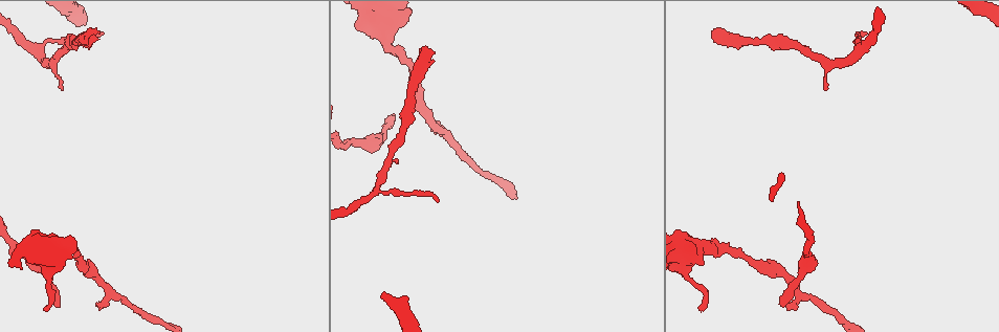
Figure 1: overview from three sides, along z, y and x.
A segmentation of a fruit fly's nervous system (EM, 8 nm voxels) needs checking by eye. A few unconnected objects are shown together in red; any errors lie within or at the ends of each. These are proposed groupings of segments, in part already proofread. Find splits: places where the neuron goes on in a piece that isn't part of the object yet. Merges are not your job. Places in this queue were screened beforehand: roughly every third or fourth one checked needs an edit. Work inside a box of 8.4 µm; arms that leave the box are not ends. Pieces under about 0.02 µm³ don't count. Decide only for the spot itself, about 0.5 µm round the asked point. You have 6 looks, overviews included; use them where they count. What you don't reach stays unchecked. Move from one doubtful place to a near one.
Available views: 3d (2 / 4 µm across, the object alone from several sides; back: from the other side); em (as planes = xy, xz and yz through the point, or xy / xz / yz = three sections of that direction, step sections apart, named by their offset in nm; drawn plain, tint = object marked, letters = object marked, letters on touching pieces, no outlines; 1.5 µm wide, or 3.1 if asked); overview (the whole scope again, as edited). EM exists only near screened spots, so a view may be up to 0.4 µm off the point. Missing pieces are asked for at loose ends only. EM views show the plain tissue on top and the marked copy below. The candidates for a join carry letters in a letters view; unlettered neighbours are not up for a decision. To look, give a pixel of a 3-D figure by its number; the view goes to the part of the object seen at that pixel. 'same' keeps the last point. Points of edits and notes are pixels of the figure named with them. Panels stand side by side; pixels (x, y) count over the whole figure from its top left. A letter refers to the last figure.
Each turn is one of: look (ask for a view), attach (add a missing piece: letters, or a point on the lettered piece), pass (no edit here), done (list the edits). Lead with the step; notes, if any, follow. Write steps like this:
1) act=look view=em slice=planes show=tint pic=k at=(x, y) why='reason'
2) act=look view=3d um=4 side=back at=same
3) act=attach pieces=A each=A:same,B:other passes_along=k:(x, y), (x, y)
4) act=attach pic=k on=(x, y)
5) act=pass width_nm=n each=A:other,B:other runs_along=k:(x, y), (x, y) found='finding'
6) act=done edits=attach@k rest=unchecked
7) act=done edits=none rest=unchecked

act=look view=3d um=4 side=back pic=1 at=(434, 52) why='branch stops here'

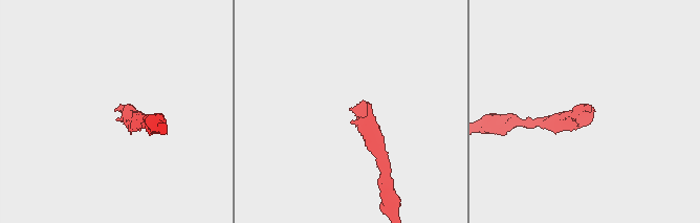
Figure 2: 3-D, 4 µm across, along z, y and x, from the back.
act=look view=em slice=planes show=letters pic=2 at=(351, 109) why='shape alone is not enough'

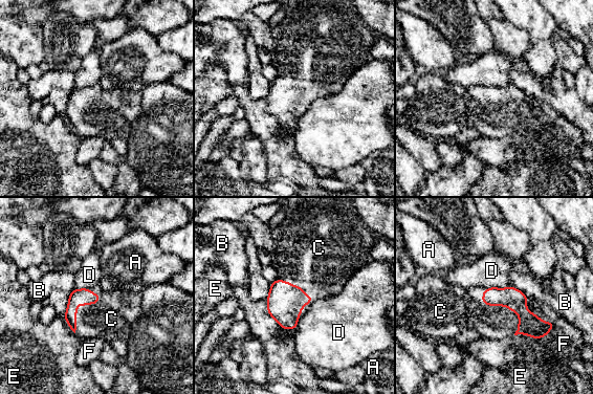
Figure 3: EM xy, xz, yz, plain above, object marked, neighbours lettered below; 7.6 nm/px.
act=attach pieces=C longest_contact=C:360nm each=A:other,B:other,C:same,D:other,E:other,F:other found='it goes on there'

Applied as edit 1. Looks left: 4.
act=look view=overview

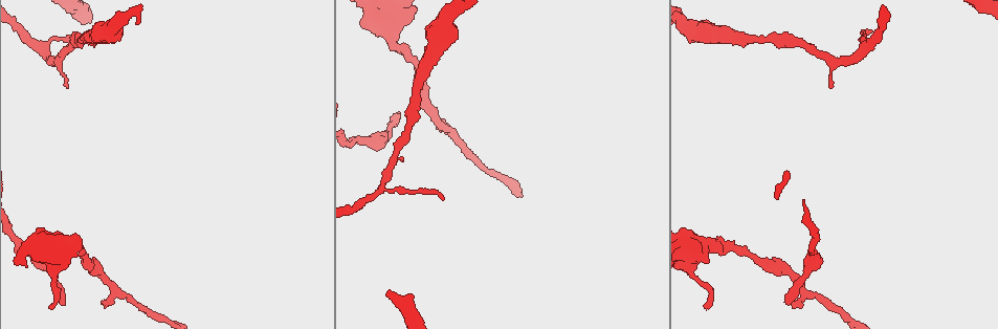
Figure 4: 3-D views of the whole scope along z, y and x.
act=look view=3d um=2 pic=4 at=(832, 87) why='free end'

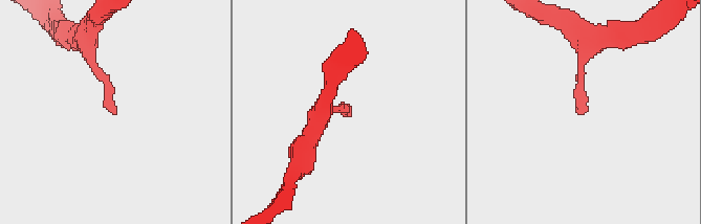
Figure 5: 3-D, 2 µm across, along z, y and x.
act=look view=em slice=planes show=letters pic=5 at=(350, 111) why='now the EM'

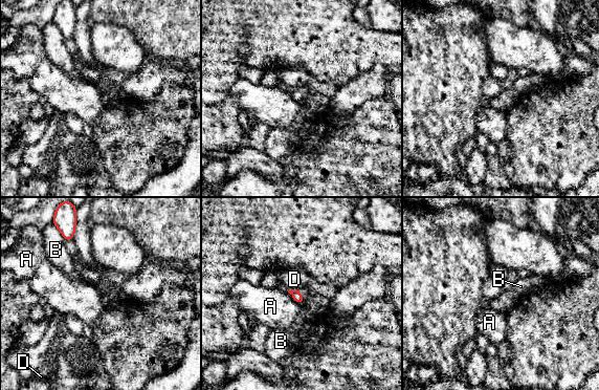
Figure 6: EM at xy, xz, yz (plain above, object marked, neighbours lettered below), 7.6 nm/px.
act=pass each=A:other,B:other,D:other found='none of them fits'

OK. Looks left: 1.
act=done edits=attach@3 rest=unchecked

